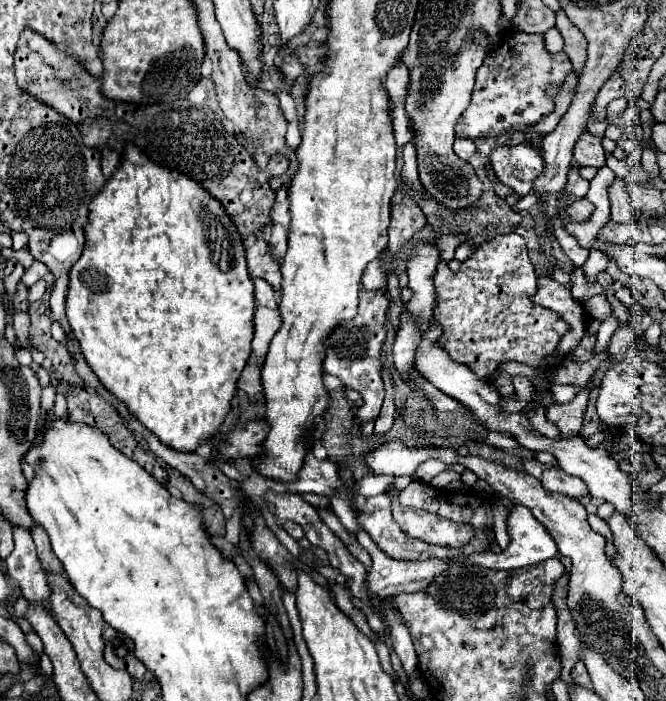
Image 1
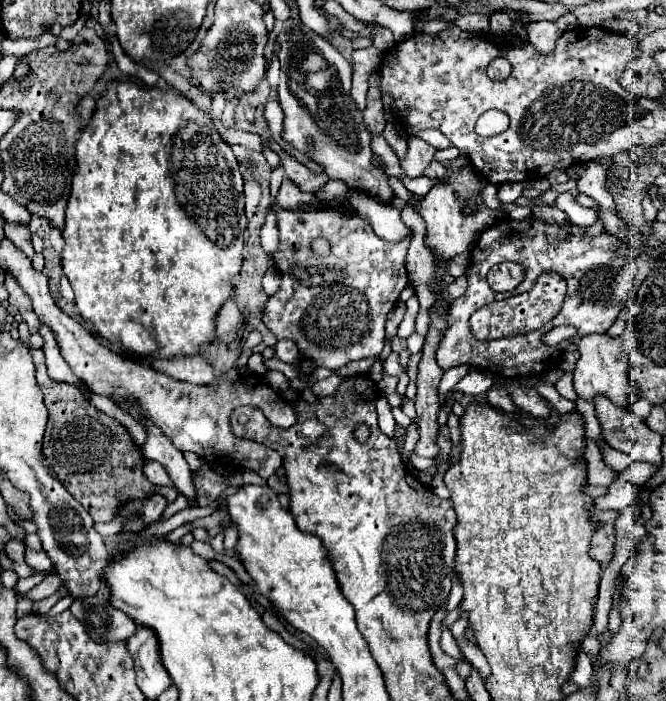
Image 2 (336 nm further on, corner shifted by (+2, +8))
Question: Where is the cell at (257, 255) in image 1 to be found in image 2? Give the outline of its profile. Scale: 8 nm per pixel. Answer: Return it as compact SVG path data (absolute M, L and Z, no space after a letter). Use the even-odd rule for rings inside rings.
M280 210L278 232L280 244L272 252L272 264L282 276L280 290L268 298L262 310L262 322L278 340L292 340L298 346L302 358L310 360L316 368L340 370L344 364L352 360L374 358L384 348L384 324L388 312L400 300L400 292L408 286L408 274L404 268L404 258L408 250L410 238L392 244L386 240L378 240L374 230L360 216L342 210L308 210L308 212L286 212ZM326 238L330 242L330 254L320 256L312 248L312 240Z

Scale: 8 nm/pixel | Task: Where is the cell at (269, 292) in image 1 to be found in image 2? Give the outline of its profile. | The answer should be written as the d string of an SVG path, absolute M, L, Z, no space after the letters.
M270 266L270 268L266 270L264 280L262 280L262 288L264 288L264 292L266 292L268 296L272 296L272 294L278 292L278 288L280 288L280 274L276 272L274 266Z

